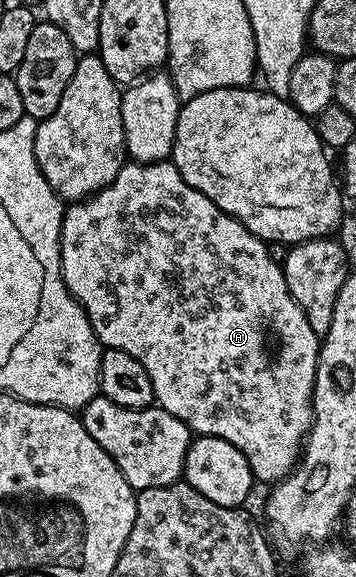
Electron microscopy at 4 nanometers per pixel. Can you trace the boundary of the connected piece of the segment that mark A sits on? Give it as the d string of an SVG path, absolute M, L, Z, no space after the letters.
M170 160L162 162L125 161L120 167L118 176L114 176L114 180L105 190L100 191L99 194L93 194L91 198L86 198L82 202L73 202L65 209L64 219L62 220L62 232L60 233L60 263L62 264L64 283L68 291L76 297L76 301L80 303L81 308L86 312L86 316L94 328L96 339L100 342L101 347L109 350L130 352L130 356L134 356L134 360L138 360L138 364L142 364L142 368L146 368L146 372L150 376L150 384L156 393L155 401L158 403L159 409L178 416L178 420L185 422L189 430L195 432L197 435L209 438L221 438L230 444L234 444L234 448L238 448L238 452L242 452L242 456L246 456L246 460L252 469L253 479L257 483L268 482L267 484L275 484L284 479L287 474L291 474L292 469L296 467L302 453L304 439L308 436L308 429L312 427L312 389L314 388L314 380L316 379L316 358L320 354L321 339L314 332L314 328L310 328L310 324L306 320L302 308L290 296L281 263L277 259L275 262L272 259L271 252L268 250L271 249L269 249L262 239L255 238L238 219L232 218L226 212L222 212L222 208L218 208L206 196L202 196L202 192L198 192L198 188L190 188L190 184L186 184L186 180L182 180L178 168Z

